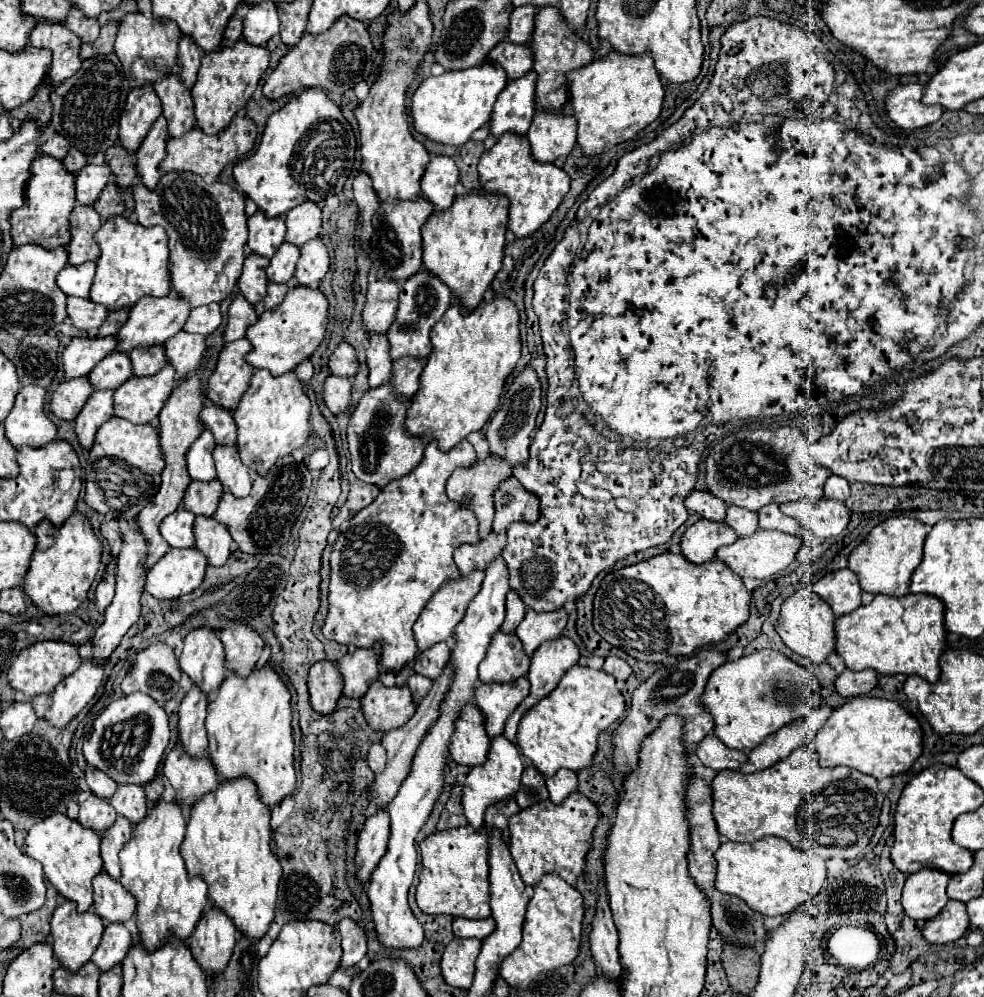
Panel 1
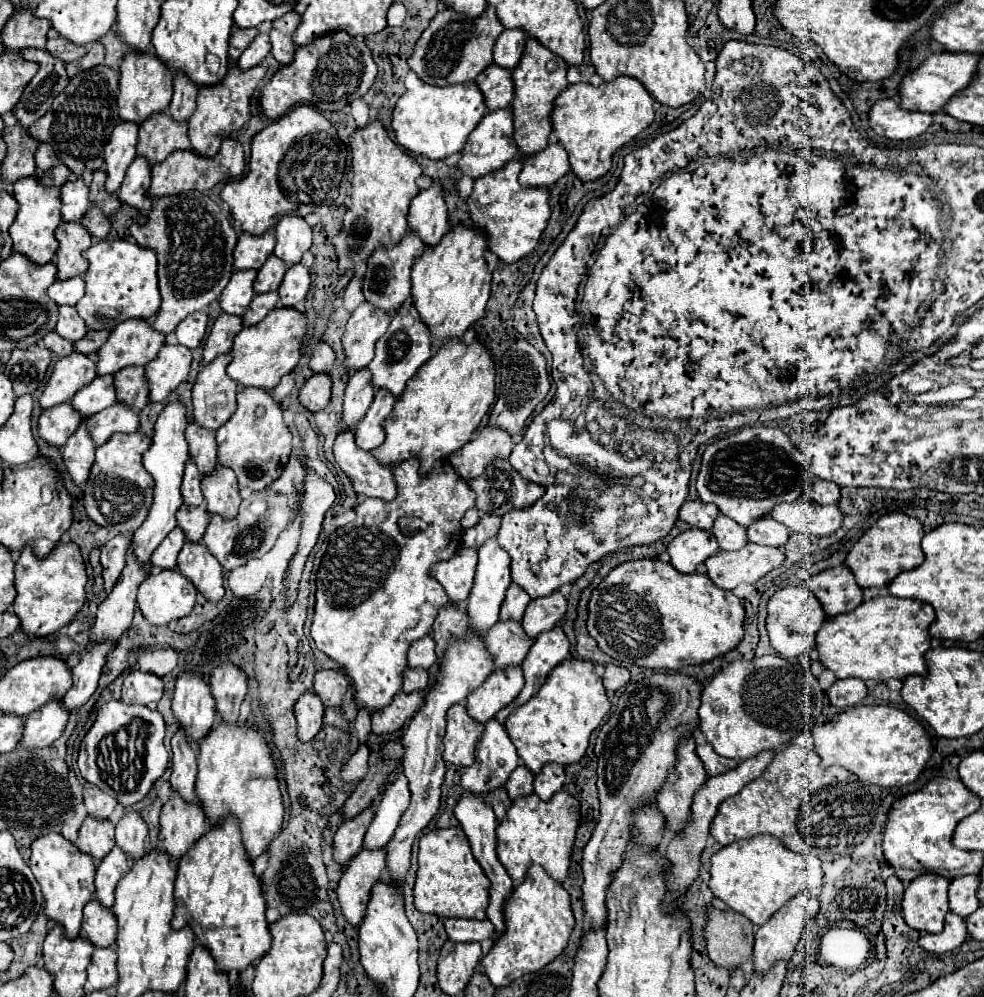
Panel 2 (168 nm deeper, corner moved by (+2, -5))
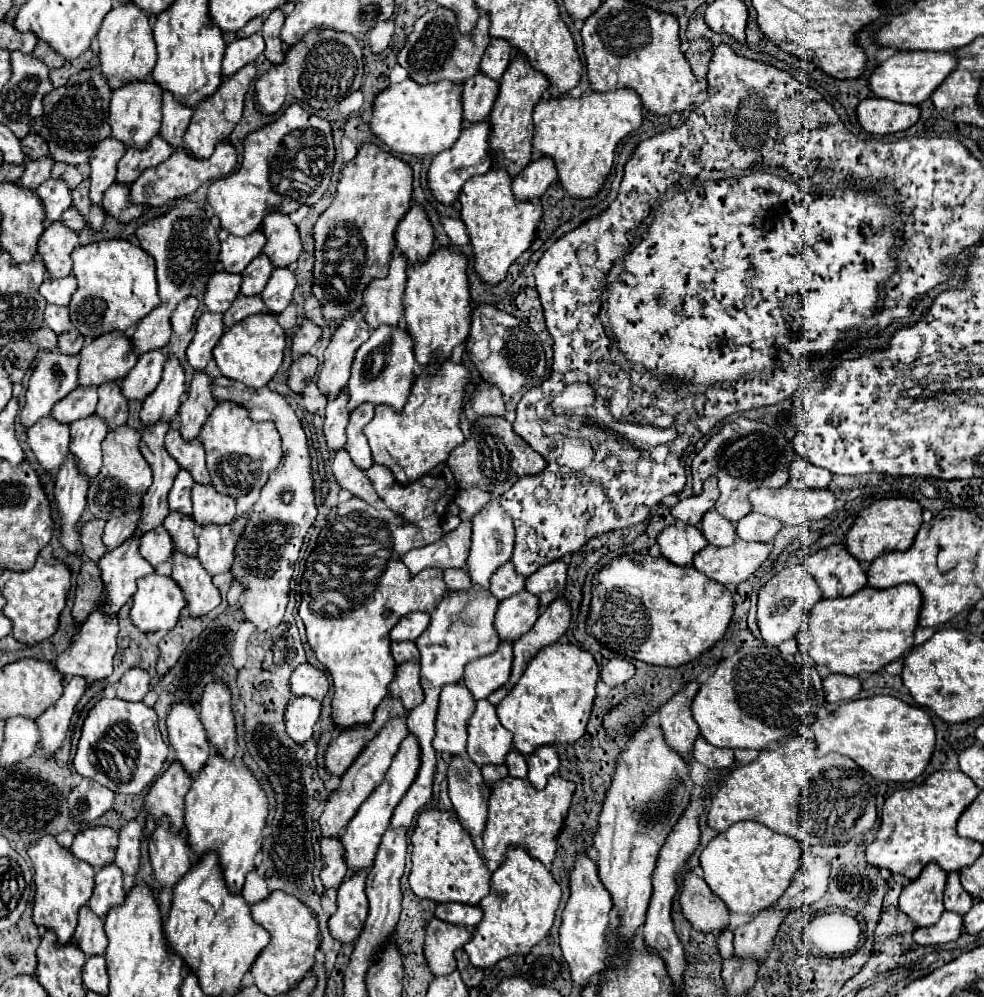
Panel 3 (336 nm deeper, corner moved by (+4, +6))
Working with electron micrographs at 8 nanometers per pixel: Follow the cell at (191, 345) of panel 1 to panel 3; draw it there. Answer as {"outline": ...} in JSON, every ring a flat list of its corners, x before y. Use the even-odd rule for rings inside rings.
{"outline":[[161,350,143,354,129,370,129,374,121,380,123,396,127,400,145,400,147,394,151,394,159,384,159,378,163,374,163,362,165,354]]}

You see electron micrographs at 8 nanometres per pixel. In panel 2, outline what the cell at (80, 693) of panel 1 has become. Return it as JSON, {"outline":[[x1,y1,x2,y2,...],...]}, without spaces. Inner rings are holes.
{"outline":[[61,699,59,701,49,701,49,705,43,705,41,709,33,711,25,719,25,731,23,731,23,747,33,749,33,747,47,747,55,739,61,737,69,723,71,713,65,715]]}

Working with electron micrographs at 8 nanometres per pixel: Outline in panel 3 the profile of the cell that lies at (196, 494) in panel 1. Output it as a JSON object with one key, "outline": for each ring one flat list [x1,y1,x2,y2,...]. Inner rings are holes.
{"outline":[[169,514,163,522,165,530,169,532,171,540,173,540,173,550,187,554,187,556,195,556,197,554,197,538,195,538,195,522,191,522,193,518,189,516,181,516,181,514]]}

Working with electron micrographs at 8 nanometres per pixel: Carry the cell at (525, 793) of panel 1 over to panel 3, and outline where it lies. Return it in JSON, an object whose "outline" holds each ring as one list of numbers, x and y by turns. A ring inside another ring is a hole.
{"outline":[[513,748,513,750,507,754,505,764,507,764,511,776,515,776,515,778,527,778,527,762,525,762,525,756,519,754,519,750]]}

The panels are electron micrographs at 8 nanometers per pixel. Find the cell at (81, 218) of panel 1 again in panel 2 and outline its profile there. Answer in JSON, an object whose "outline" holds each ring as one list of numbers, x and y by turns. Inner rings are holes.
{"outline":[[63,221,57,227,55,237,59,241,59,249,55,255,57,279,83,275,87,269,83,251,93,245,93,237,89,237,89,231,79,221]]}

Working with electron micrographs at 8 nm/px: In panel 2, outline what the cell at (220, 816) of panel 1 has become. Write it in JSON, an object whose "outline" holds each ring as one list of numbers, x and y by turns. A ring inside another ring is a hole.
{"outline":[[229,817,229,821,221,821,217,829,209,829,201,837,201,841,197,841,197,845,193,845,193,849,189,849,185,857,181,857,175,879,175,901,177,901,177,909,171,925,175,929,191,925,197,943,209,947,221,969,243,971,249,963,253,963,257,957,269,951,271,933,265,919,267,901,263,895,263,883,255,875,249,857,245,857,245,847,241,845,241,831,237,829,237,821,233,821,233,817]]}

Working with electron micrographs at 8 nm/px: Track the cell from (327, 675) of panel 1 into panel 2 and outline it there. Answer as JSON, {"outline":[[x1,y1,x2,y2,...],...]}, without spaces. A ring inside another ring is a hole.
{"outline":[[313,691,301,695,301,699,295,703,297,735,301,741,311,741,321,731,323,715,325,715,325,705,321,705,321,699]]}

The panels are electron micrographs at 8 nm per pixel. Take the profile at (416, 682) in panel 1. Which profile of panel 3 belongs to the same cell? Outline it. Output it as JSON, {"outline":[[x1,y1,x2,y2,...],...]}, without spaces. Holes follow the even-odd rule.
{"outline":[[391,642,391,656,397,664,407,660,419,660,419,650,415,642]]}

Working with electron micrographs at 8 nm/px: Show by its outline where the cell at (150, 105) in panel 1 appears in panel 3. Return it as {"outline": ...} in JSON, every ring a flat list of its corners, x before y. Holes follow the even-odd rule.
{"outline":[[105,138,91,152,91,158,89,158,89,166,91,166,91,174,89,174,89,182,91,182,91,186,89,186,89,198,91,198,91,202,95,206,101,206,99,202,103,198,105,190,115,182,117,162,121,160,123,154,125,154,125,148,115,138]]}

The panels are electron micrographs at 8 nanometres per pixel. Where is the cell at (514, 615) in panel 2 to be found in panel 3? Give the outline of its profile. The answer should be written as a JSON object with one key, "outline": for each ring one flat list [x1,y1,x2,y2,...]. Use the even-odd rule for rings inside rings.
{"outline":[[511,562,499,566,499,570,495,570,495,574,491,576,489,590,497,600,505,600,523,588,525,588,525,578,515,572,515,566,511,566]]}

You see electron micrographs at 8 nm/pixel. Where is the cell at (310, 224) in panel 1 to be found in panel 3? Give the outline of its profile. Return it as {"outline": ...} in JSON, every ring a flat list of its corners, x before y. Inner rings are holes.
{"outline":[[277,212,267,214,267,218,263,218,263,234,267,238,263,254,275,268,287,268,297,262,301,254,301,238,289,216]]}

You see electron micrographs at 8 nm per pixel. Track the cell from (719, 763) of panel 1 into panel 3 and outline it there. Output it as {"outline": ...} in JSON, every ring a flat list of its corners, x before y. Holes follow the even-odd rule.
{"outline":[[701,736,695,740,693,744,693,758,697,762,701,762,703,766,711,768,711,770,721,770,721,768,729,768,735,758,733,758,733,750,723,750,723,748,715,748,711,744,707,744]]}

